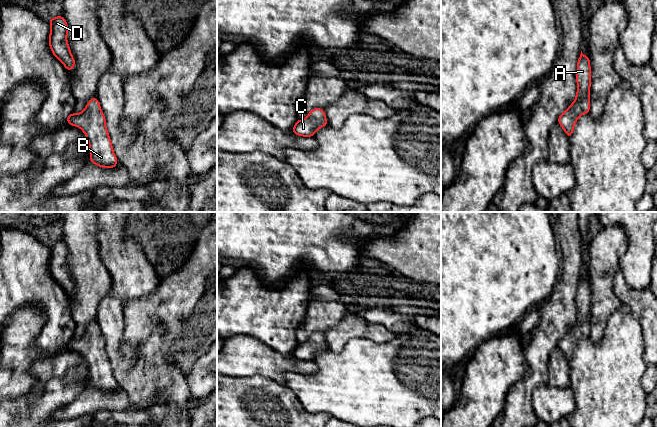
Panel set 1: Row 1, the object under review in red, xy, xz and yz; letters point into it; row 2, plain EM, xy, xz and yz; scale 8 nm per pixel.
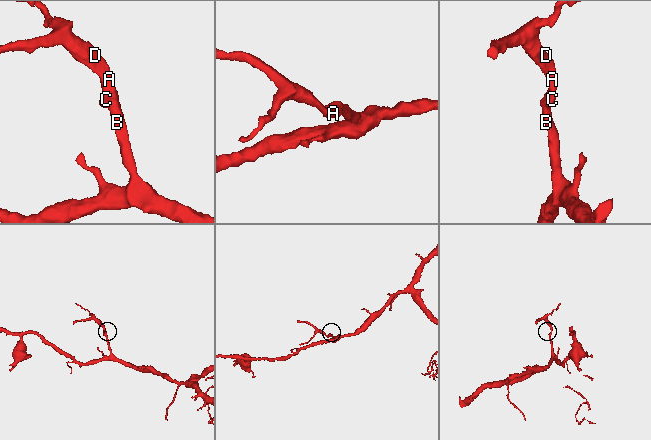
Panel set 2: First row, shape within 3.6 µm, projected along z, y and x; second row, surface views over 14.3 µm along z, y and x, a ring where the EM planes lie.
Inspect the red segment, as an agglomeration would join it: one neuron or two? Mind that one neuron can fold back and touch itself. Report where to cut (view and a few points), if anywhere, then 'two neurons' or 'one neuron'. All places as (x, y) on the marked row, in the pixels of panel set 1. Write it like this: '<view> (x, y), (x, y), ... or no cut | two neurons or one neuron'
no cut | one neuron

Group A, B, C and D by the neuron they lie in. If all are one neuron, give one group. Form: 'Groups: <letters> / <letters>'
Groups: A B C D

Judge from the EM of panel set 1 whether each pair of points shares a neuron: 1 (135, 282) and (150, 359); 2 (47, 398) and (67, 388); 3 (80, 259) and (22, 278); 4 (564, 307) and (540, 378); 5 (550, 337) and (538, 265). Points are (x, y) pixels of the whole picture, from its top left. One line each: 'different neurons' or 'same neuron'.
1: same neuron
2: same neuron
3: different neurons
4: same neuron
5: different neurons

